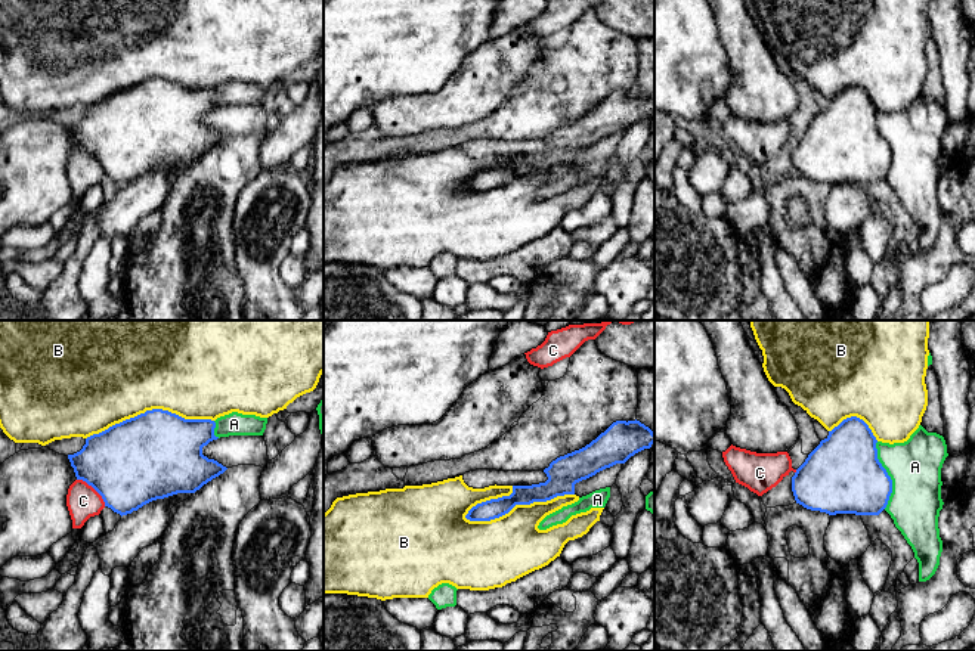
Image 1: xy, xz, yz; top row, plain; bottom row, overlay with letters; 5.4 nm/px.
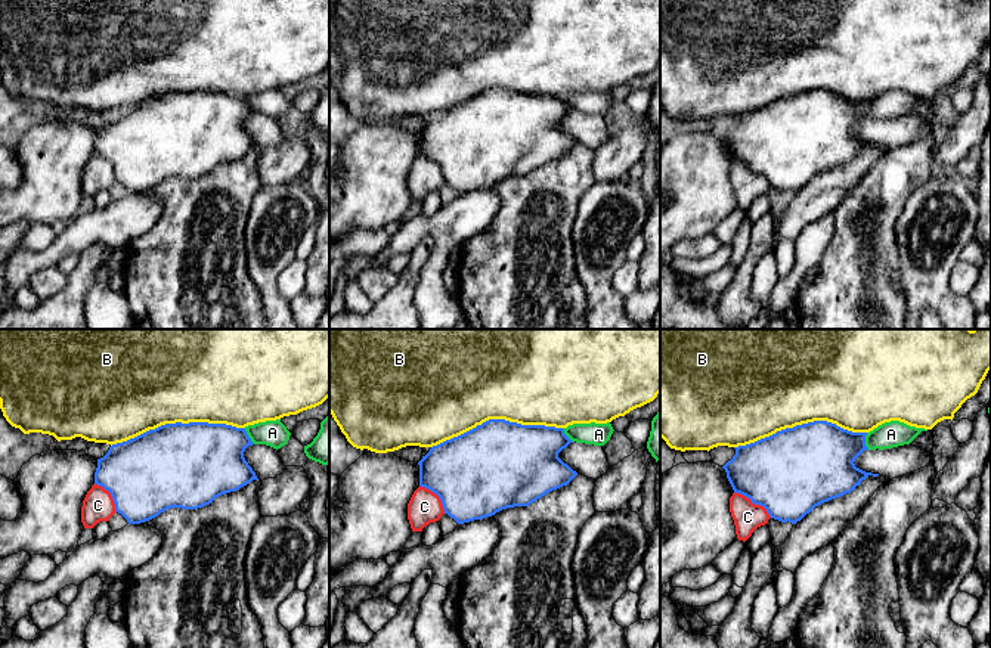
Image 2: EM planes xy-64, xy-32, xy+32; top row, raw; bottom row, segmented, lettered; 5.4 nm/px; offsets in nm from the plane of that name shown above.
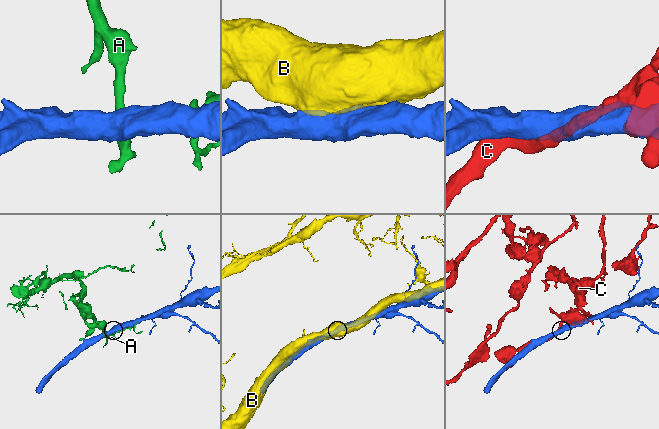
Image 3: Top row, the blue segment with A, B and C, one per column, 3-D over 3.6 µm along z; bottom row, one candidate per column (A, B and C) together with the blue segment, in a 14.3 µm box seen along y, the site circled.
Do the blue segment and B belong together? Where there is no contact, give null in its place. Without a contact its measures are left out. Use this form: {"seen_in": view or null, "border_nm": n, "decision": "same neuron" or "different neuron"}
{"seen_in": "xz", "border_nm": 600, "decision": "same neuron"}

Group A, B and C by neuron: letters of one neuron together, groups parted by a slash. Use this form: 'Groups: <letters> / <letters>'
Groups: A / B / C

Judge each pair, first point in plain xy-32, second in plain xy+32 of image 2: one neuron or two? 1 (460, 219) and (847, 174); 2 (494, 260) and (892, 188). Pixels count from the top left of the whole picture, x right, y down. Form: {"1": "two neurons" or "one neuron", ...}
{"1": "one neuron", "2": "one neuron"}

